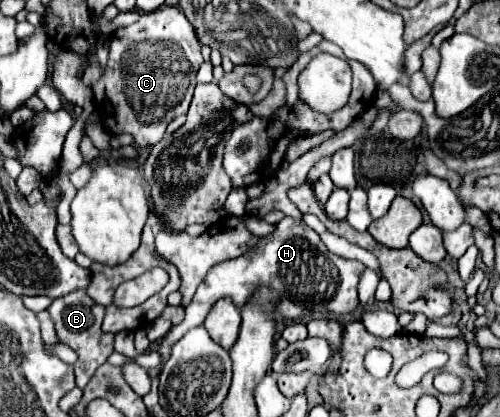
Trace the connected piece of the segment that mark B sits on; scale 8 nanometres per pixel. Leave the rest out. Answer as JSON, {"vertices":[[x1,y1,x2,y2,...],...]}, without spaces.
{"vertices":[[76,289,74,293,68,293,66,297,58,297,52,301,52,305,48,307,48,313,54,319,58,337,64,345,72,347,78,353,78,363,76,363,76,387,84,389,86,383,90,381,90,377,94,375,94,371,106,363,106,359,110,357,112,349,112,341,114,335,112,333,104,333,100,329,102,325,102,317,104,317,104,307,94,303,88,293,84,289]]}

